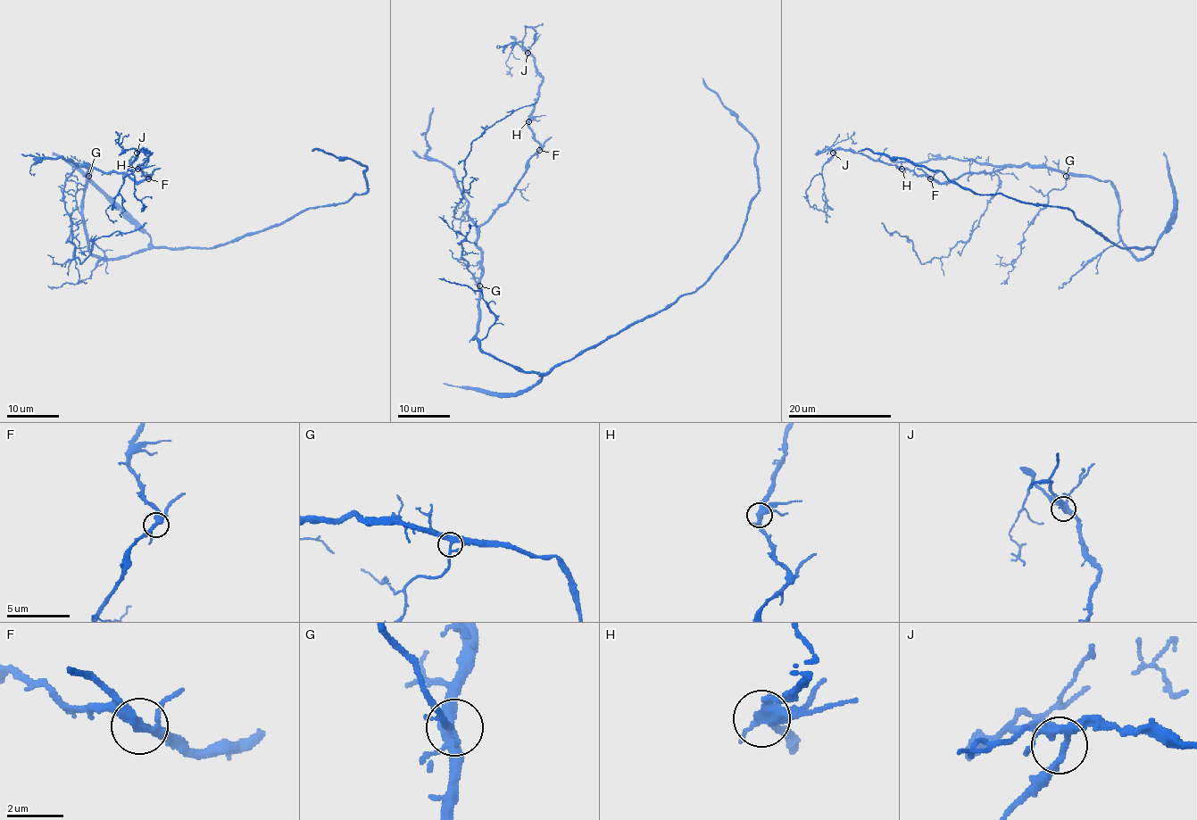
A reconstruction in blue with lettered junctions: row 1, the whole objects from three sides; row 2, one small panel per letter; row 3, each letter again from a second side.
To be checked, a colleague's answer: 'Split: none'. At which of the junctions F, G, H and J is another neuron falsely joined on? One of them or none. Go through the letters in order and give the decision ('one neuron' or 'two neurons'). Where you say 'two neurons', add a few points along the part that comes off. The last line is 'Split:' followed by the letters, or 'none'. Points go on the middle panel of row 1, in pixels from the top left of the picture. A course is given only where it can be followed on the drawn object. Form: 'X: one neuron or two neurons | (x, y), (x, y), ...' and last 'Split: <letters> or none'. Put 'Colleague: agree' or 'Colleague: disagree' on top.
Colleague: agree
F: one neuron
G: one neuron
H: one neuron
J: one neuron
Split: none

